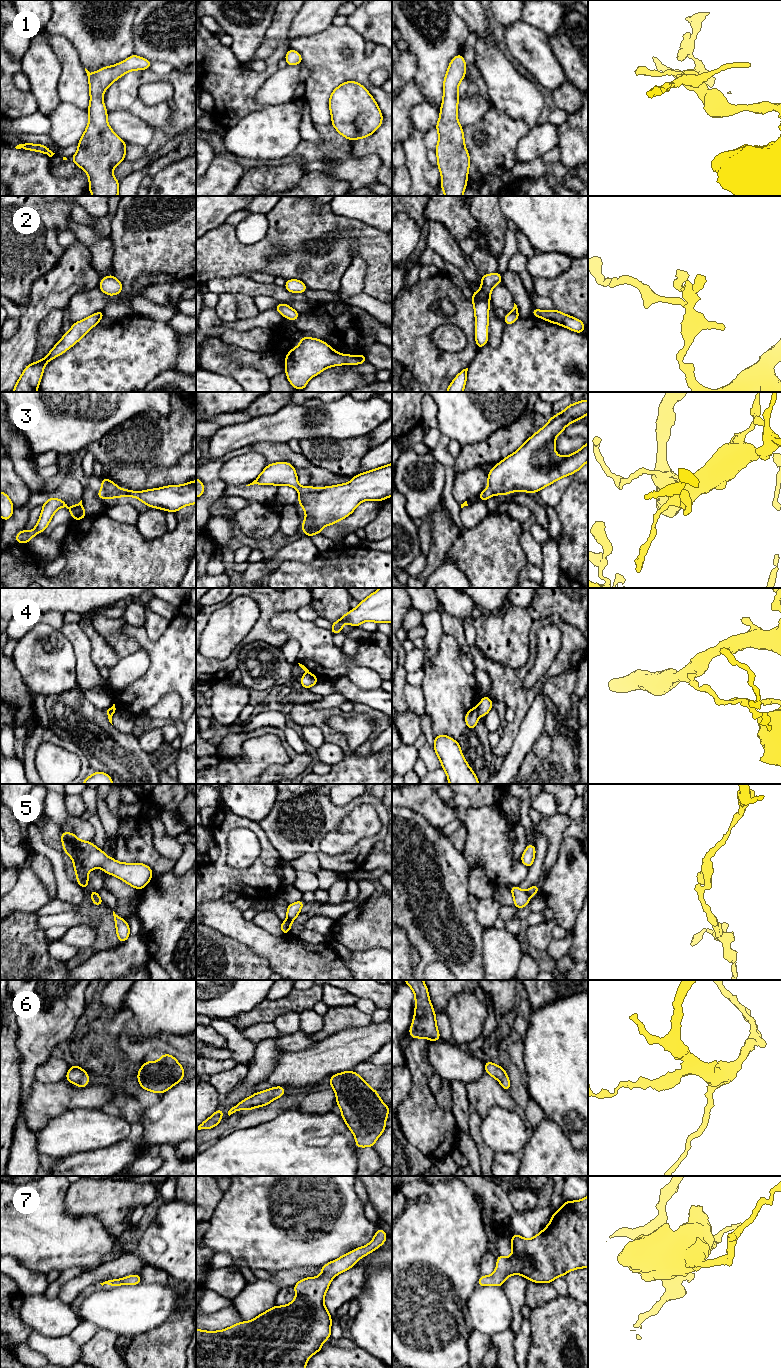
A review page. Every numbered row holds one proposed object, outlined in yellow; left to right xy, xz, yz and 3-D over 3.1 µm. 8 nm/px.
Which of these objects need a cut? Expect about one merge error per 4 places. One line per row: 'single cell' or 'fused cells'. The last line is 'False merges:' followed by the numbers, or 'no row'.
1: single cell
2: single cell
3: single cell
4: fused cells
5: fused cells
6: single cell
7: single cell
False merges: 4, 5

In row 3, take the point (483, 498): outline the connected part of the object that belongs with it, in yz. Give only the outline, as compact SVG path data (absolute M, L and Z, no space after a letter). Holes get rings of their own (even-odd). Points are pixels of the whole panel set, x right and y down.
M588 400L569 404L561 413L555 414L547 424L539 429L514 453L496 464L488 474L488 488L479 493L480 502L486 502L492 495L507 495L516 491L527 493L539 492L558 479L580 470L588 461L588 442L575 453L559 457L555 452L555 440L565 427L578 419L583 419L588 413Z

